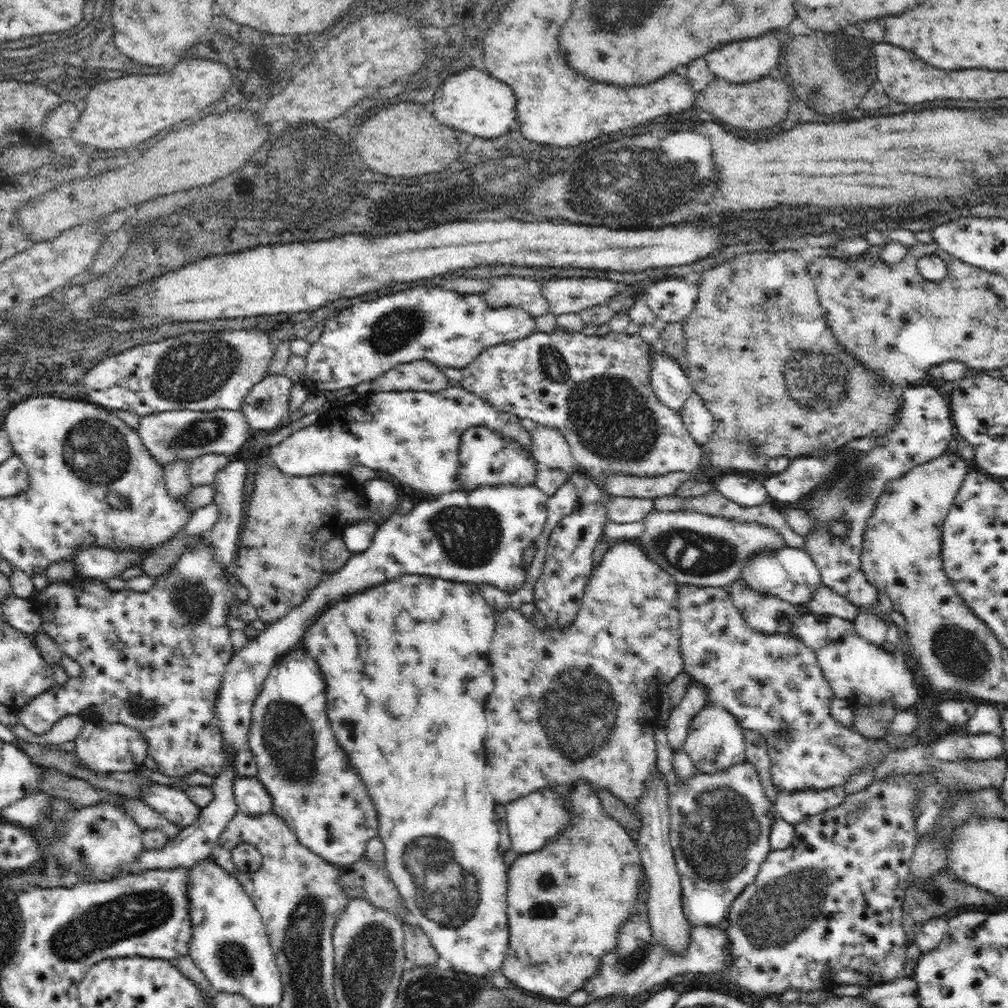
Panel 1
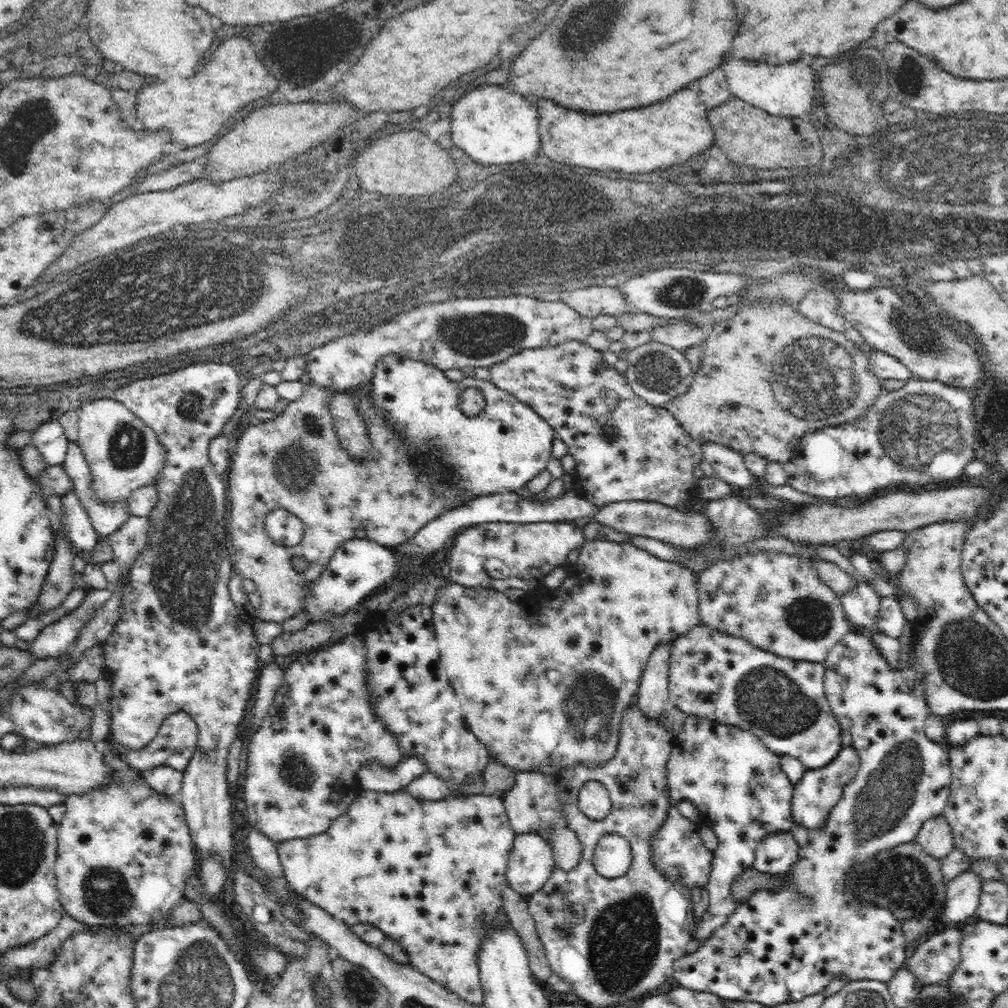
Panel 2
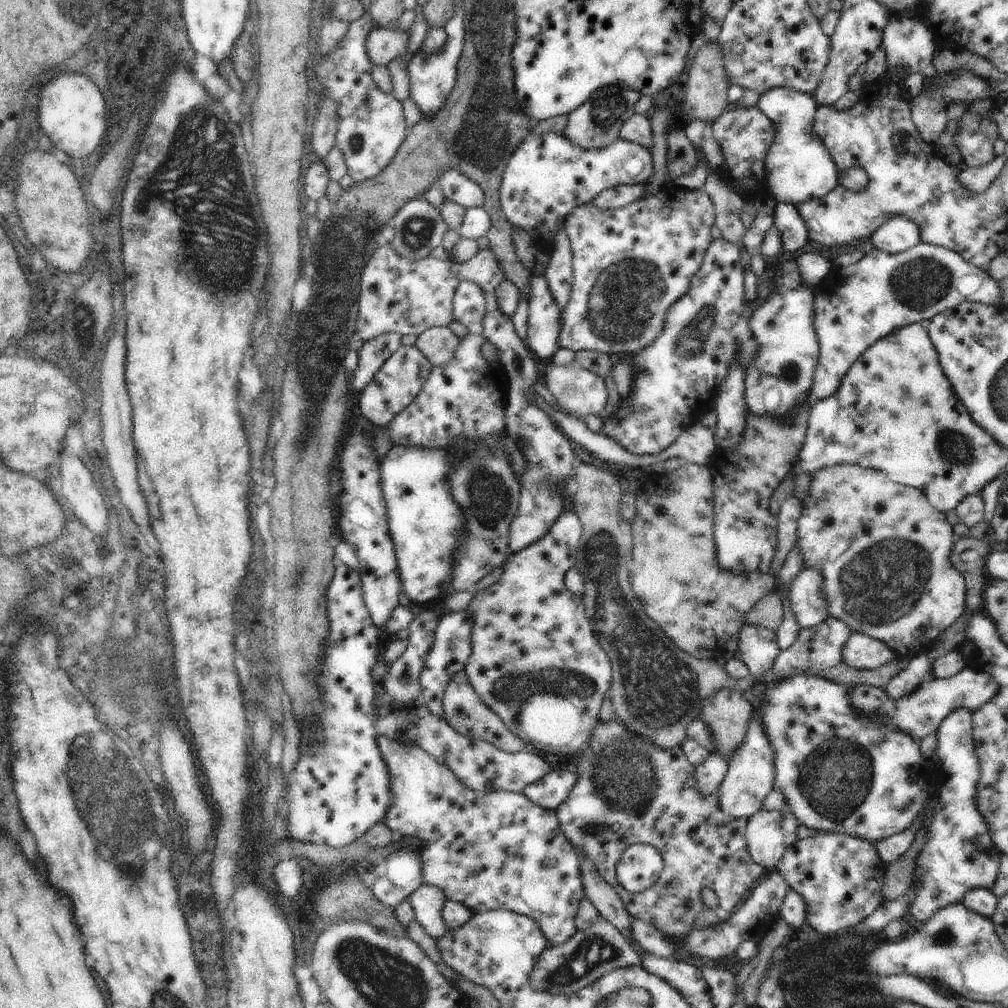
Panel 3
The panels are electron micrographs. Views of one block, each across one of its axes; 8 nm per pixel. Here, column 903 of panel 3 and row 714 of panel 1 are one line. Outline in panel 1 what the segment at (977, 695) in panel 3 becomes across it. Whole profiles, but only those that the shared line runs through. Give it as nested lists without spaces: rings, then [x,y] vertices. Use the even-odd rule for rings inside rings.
[[[707,705],[694,716],[683,752],[692,759],[696,770],[704,774],[716,774],[728,770],[734,764],[746,762],[746,738],[744,728],[726,709]]]

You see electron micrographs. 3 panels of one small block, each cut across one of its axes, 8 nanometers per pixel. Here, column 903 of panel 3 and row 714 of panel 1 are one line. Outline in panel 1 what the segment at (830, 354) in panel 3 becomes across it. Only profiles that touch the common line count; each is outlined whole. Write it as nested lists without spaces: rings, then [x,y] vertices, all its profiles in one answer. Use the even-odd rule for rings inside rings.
[[[300,648],[298,651],[292,654],[286,654],[284,658],[281,658],[276,665],[270,669],[270,673],[264,682],[262,691],[258,694],[252,708],[252,721],[250,722],[250,732],[248,738],[249,750],[253,752],[257,762],[257,777],[264,783],[265,789],[270,793],[273,800],[273,811],[276,817],[280,817],[284,823],[286,823],[297,836],[298,842],[310,849],[310,852],[318,854],[322,857],[322,860],[329,862],[330,864],[336,864],[340,867],[347,867],[354,864],[357,860],[360,860],[365,854],[365,850],[368,841],[375,836],[378,836],[378,816],[372,797],[366,790],[365,782],[362,777],[356,772],[356,769],[352,765],[348,764],[346,754],[344,750],[339,746],[336,739],[334,729],[330,724],[330,720],[327,714],[327,693],[326,693],[326,680],[323,676],[322,669],[318,665],[318,661],[306,651],[305,648]]]

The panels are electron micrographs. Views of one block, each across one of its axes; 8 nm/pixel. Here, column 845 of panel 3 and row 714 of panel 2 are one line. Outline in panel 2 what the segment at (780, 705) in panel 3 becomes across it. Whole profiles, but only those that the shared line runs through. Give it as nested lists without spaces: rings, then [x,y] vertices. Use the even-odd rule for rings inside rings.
[[[704,623],[693,626],[673,641],[670,652],[669,701],[687,717],[714,720],[750,730],[760,736],[764,745],[775,754],[799,758],[807,769],[826,766],[843,748],[842,727],[832,713],[824,689],[825,666],[822,662],[782,658],[760,650],[746,639],[722,634]]]

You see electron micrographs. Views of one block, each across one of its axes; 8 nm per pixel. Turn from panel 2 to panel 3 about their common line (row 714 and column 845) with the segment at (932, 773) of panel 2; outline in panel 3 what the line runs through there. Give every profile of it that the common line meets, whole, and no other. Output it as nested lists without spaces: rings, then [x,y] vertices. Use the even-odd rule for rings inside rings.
[[[824,830],[818,831],[812,838],[794,842],[775,867],[790,889],[806,900],[808,914],[805,923],[827,936],[835,936],[864,922],[885,902],[882,896],[885,868],[876,843]]]

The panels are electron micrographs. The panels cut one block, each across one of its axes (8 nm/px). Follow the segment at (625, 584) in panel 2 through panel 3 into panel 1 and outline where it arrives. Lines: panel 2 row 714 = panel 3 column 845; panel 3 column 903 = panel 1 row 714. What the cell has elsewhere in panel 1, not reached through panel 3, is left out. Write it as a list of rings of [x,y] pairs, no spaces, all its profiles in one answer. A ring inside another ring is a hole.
[[[620,540],[611,543],[610,548],[602,557],[600,565],[593,568],[588,584],[586,585],[579,609],[572,624],[562,628],[538,628],[533,621],[526,619],[524,613],[514,609],[506,602],[503,611],[497,612],[489,646],[489,667],[494,678],[494,690],[486,700],[486,720],[488,730],[485,734],[484,749],[486,749],[485,781],[491,795],[496,802],[508,805],[522,796],[538,792],[546,786],[574,786],[581,781],[596,782],[600,786],[610,789],[614,795],[622,799],[627,806],[636,809],[638,799],[643,789],[643,782],[650,771],[656,767],[655,730],[659,727],[658,712],[660,711],[660,695],[683,672],[683,660],[679,645],[679,610],[678,610],[678,583],[676,579],[664,570],[654,559],[646,554],[642,545],[630,540]]]

